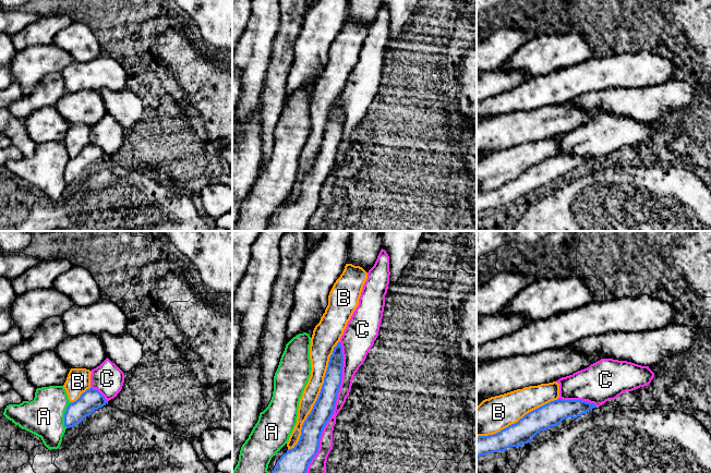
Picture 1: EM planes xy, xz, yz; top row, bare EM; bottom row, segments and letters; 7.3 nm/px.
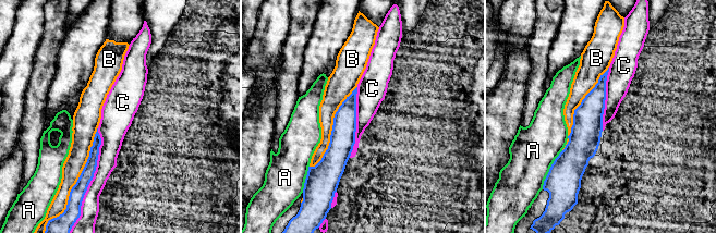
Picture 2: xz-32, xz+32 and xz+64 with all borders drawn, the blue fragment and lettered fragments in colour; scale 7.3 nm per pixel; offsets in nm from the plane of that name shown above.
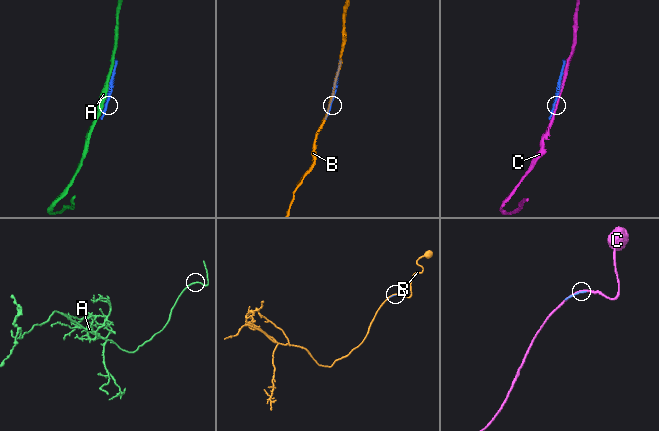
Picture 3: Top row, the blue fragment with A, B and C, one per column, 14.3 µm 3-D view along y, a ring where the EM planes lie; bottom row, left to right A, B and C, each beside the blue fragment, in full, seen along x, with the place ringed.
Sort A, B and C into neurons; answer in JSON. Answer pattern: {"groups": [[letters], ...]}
{"groups": [["A"], ["B"], ["C"]]}

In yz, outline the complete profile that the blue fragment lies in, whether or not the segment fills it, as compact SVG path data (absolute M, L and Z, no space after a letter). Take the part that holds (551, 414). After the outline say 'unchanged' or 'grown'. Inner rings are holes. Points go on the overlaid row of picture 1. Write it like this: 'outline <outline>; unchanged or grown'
outline M582 400L551 401L496 434L477 437L477 458L506 451L510 447L521 447L531 442L541 430L557 426L565 419L577 419L593 408L596 408L594 403Z; unchanged

